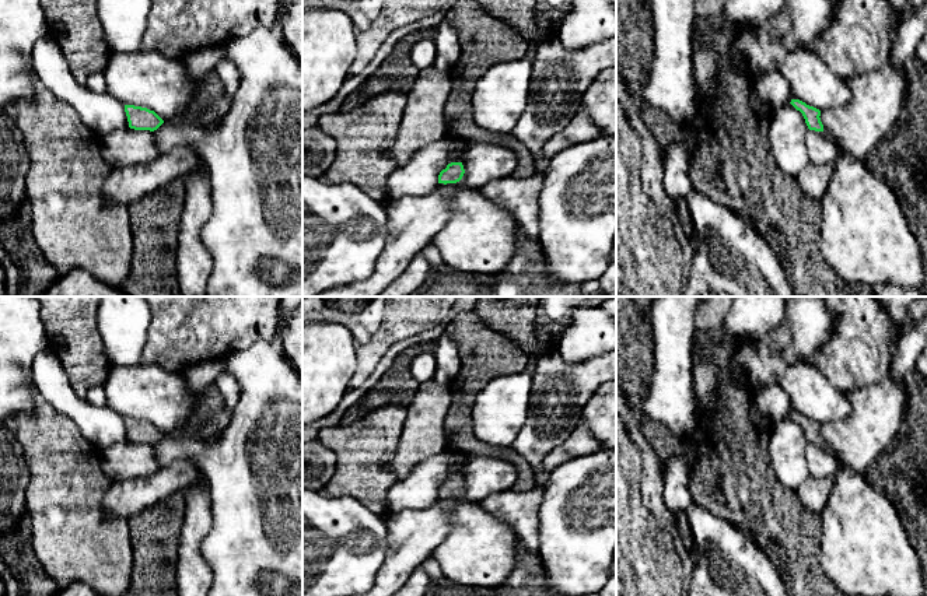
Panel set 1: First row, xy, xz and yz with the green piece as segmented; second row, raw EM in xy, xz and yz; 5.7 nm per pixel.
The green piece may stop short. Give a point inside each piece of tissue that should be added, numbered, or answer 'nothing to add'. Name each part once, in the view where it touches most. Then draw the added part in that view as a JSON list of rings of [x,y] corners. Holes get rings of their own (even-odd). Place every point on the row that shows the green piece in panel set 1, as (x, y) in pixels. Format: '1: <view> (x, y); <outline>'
nothing to add

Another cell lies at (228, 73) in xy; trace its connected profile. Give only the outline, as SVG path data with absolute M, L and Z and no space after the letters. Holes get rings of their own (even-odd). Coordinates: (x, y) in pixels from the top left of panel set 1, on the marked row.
M224 57L218 62L216 73L224 85L224 94L230 98L230 101L232 101L241 83L239 69L232 60Z

